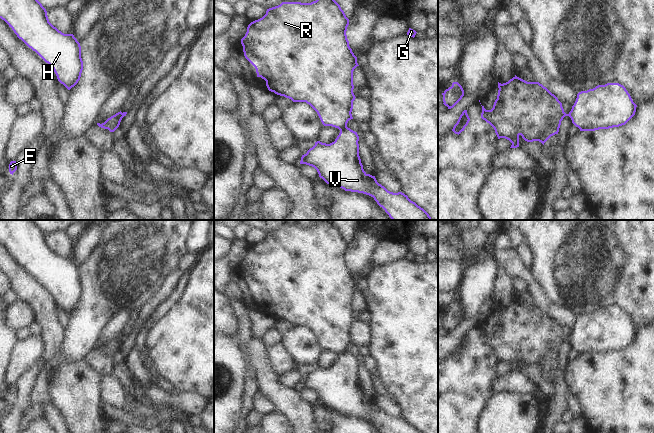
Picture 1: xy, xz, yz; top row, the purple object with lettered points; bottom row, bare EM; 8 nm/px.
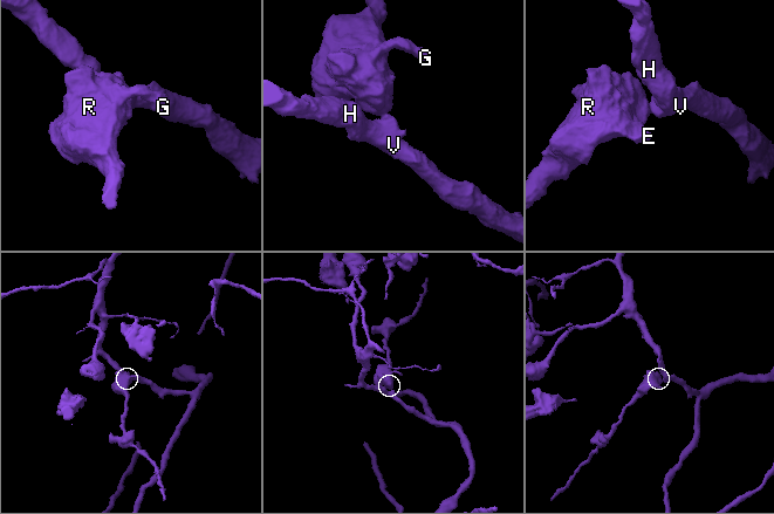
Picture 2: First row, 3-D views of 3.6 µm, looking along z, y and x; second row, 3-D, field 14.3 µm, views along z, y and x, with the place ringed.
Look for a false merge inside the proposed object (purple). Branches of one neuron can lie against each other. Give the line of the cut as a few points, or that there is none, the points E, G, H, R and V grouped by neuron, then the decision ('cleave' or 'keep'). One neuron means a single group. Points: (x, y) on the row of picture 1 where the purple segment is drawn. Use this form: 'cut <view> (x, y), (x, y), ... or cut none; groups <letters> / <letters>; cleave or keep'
cut xz (347, 127), (340, 131); groups E G R / H V; cleave

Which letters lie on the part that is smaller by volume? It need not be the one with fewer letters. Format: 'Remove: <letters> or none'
Remove: E, G, R

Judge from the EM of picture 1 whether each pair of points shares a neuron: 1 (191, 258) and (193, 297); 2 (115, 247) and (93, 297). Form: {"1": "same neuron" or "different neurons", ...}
{"1": "different neurons", "2": "same neuron"}

